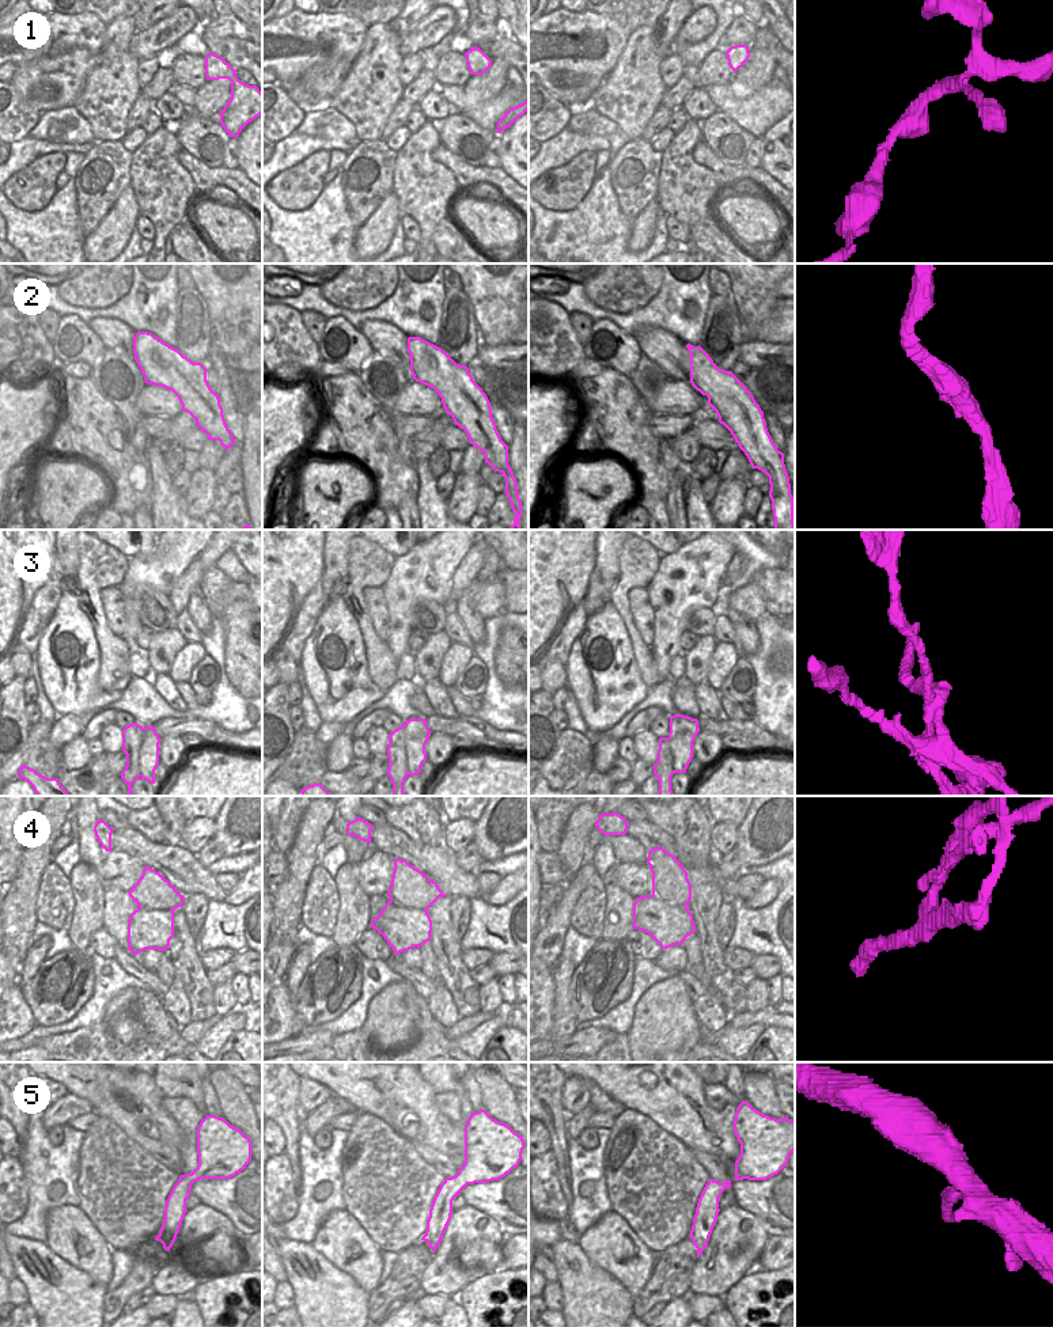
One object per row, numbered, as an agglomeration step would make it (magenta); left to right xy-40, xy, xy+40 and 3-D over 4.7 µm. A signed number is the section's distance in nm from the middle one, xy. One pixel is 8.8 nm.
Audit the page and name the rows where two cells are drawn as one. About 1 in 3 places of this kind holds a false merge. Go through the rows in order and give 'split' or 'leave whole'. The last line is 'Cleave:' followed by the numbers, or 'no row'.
1: leave whole
2: leave whole
3: split
4: split
5: leave whole
Cleave: 3, 4

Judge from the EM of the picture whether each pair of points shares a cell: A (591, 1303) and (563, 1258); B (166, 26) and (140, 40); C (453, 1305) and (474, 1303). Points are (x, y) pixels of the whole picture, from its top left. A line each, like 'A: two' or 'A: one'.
A: one
B: one
C: two

